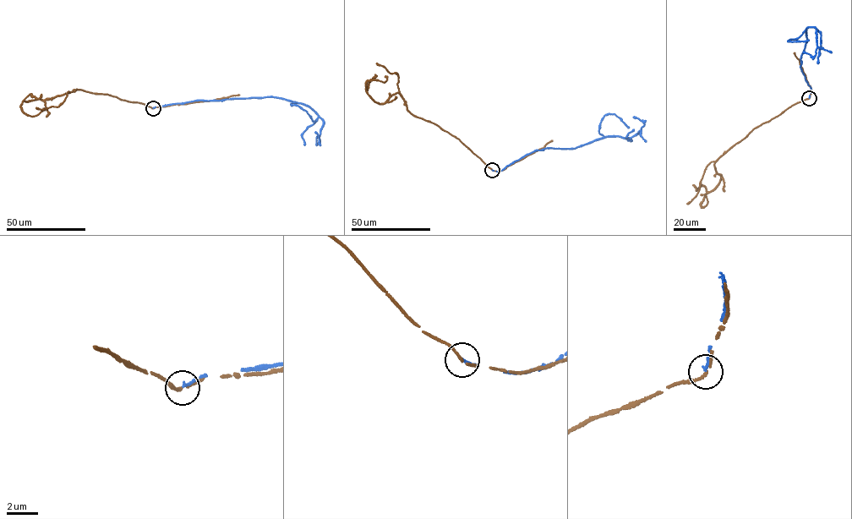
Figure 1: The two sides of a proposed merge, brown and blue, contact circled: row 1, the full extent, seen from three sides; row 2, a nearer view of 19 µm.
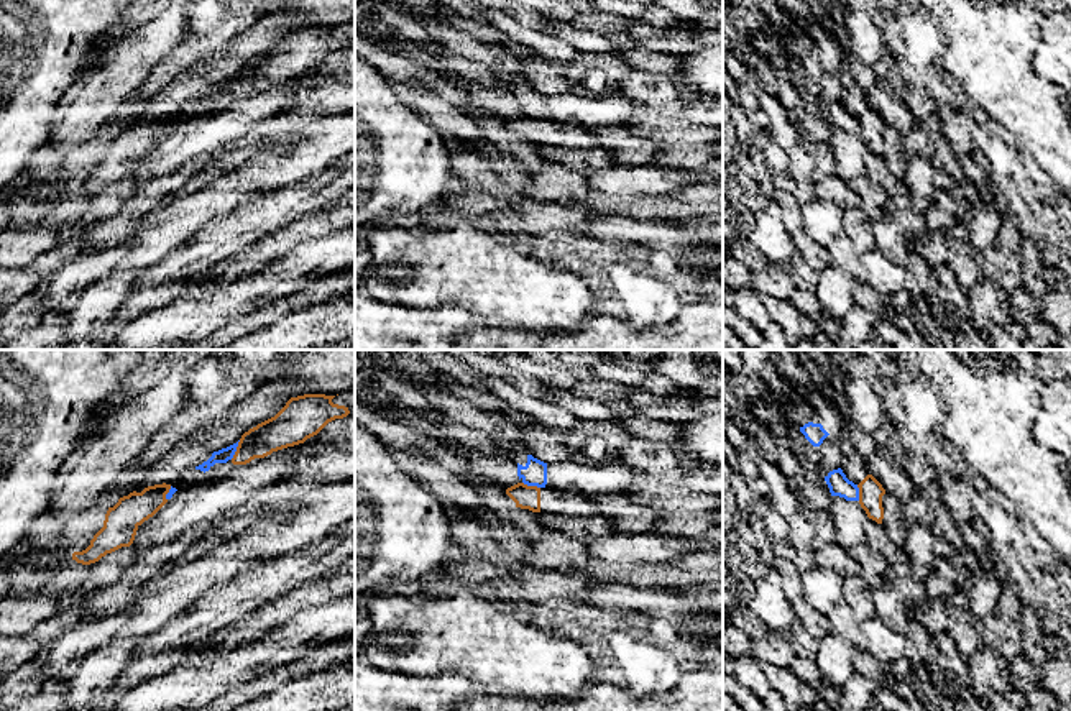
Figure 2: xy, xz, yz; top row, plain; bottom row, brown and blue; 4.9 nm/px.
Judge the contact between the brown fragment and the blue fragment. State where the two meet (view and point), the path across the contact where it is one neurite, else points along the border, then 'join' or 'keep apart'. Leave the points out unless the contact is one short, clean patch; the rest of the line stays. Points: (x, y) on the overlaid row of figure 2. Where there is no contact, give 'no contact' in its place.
contact xy (237, 450); border xy (240, 440), (230, 458); keep apart

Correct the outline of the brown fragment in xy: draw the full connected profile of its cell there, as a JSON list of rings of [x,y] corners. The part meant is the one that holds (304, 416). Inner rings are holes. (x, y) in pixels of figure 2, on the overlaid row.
[[[304,394],[291,397],[271,419],[245,432],[232,458],[233,465],[246,465],[273,452],[304,443],[329,422],[350,414],[348,407],[333,404],[335,396]]]

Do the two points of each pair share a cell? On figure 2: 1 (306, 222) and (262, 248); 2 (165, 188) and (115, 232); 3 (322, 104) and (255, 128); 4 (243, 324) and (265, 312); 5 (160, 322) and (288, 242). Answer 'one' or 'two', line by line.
1: one
2: one
3: two
4: one
5: two

